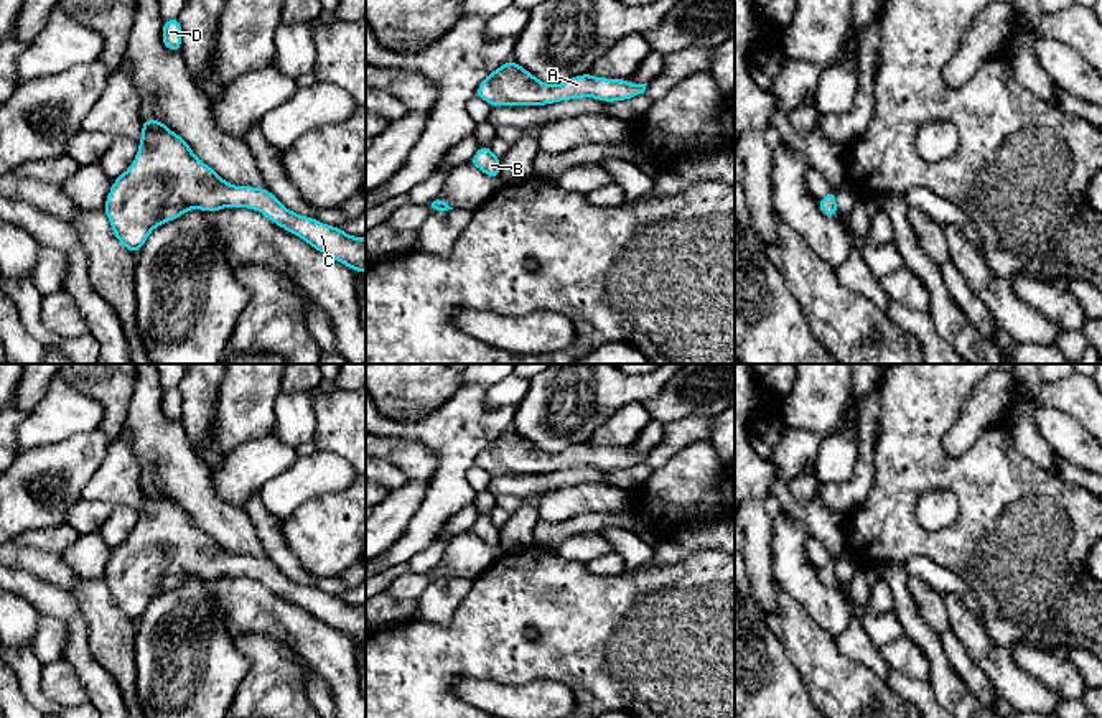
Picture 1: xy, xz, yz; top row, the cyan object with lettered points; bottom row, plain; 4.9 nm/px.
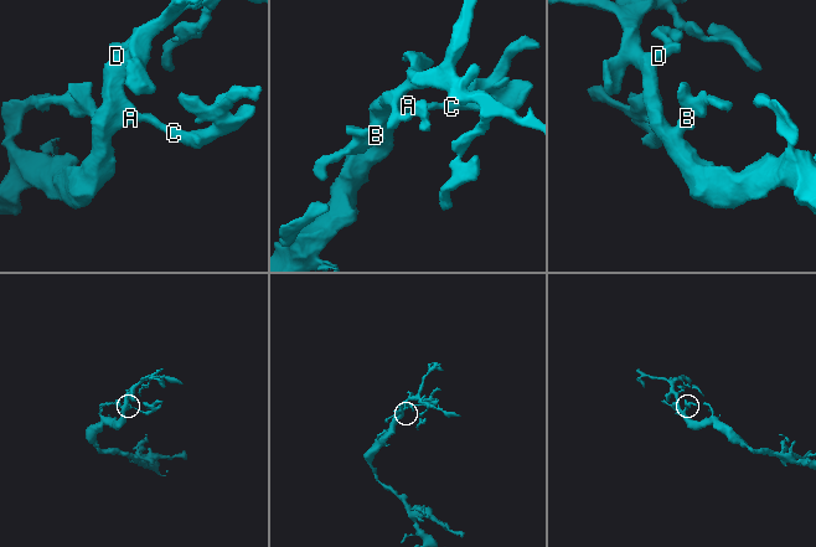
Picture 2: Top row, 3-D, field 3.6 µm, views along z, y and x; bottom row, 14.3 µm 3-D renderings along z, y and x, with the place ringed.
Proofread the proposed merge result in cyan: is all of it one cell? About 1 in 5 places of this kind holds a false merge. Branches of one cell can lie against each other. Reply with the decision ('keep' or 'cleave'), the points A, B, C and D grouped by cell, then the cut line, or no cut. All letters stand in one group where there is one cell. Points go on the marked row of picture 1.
keep | A B C D | no cut

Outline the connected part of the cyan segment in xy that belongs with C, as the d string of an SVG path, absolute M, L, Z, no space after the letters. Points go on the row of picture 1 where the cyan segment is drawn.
M161 120L142 122L137 156L112 183L105 199L104 214L114 235L137 255L155 227L193 207L206 212L222 207L260 211L273 224L353 272L366 272L366 235L353 237L336 226L295 214L265 188L224 181Z

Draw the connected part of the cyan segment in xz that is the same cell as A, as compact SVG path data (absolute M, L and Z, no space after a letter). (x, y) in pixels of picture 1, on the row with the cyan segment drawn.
M516 61L494 69L476 89L476 97L491 107L497 105L547 105L560 100L595 97L601 102L633 99L644 94L647 84L631 84L628 79L595 77L591 72L552 86L539 81Z

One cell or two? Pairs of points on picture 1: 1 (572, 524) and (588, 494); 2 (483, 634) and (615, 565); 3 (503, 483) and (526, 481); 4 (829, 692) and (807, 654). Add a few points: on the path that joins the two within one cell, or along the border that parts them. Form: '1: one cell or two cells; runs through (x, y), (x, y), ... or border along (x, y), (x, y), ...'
1: two cells; border along (615, 511), (583, 511), (560, 521), (541, 519)
2: two cells; border along (585, 564), (598, 575), (618, 575), (625, 568)
3: one cell; runs through (508, 483), (521, 483)
4: one cell; runs through (829, 682), (829, 676), (817, 664)

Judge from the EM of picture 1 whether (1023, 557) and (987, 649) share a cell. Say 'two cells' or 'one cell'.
two cells

